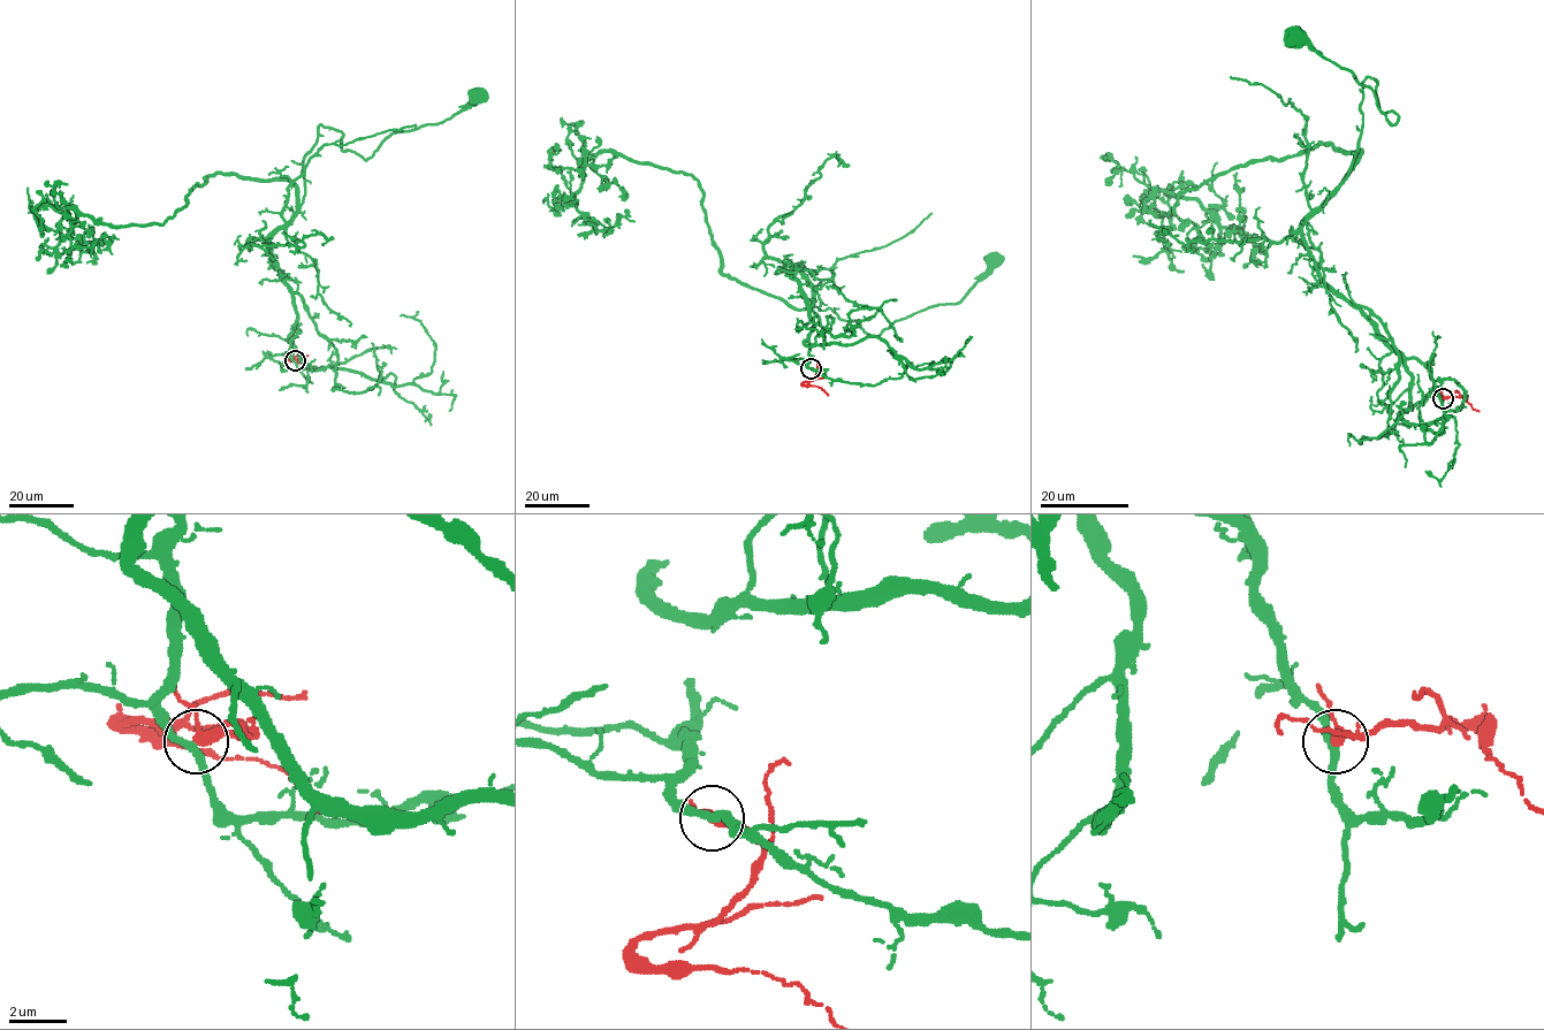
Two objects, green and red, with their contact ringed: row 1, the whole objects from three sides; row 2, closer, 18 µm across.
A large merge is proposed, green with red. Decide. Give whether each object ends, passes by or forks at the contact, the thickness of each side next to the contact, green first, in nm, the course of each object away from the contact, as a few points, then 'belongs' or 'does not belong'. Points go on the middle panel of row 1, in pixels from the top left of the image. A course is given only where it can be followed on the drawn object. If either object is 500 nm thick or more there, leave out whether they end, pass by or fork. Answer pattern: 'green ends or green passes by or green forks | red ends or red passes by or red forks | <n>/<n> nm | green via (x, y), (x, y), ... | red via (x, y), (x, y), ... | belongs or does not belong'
green passes by | red passes by | 260/280 nm | green via (811, 368), (809, 304), (786, 266), (813, 285), (819, 310), (877, 336), (958, 303), (991, 260) | red via (811, 368), (816, 373), (807, 383), (820, 387), (828, 395) | does not belong

